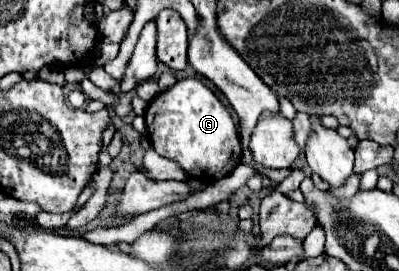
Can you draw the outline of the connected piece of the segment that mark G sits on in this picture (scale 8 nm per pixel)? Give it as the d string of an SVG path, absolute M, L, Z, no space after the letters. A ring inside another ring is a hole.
M199 78L179 80L173 88L159 92L145 110L145 122L147 122L149 142L151 142L153 150L157 150L159 156L165 156L165 158L177 162L185 172L189 172L191 178L195 178L203 184L217 182L219 178L231 174L233 168L241 160L241 140L239 140L231 112Z

